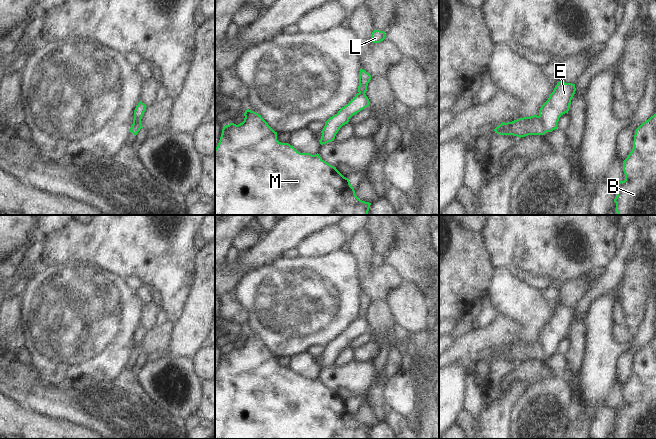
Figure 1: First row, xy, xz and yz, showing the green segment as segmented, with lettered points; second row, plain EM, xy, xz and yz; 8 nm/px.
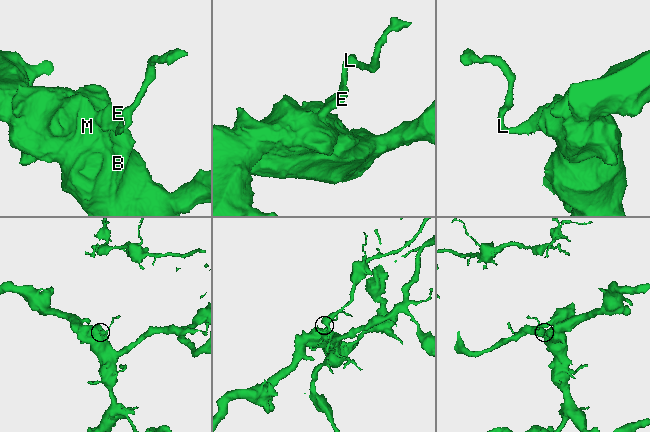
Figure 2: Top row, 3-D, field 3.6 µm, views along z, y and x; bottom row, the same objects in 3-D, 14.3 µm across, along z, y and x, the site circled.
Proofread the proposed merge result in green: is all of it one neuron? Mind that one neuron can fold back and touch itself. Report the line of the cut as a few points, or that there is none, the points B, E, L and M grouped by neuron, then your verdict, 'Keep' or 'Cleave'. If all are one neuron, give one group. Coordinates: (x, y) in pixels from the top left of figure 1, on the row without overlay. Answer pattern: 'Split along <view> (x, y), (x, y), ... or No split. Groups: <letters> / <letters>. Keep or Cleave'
Split along yz (539, 339), (546, 355). Groups: B E M / L. Cleave

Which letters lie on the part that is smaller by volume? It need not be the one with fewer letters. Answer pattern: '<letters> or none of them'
L

